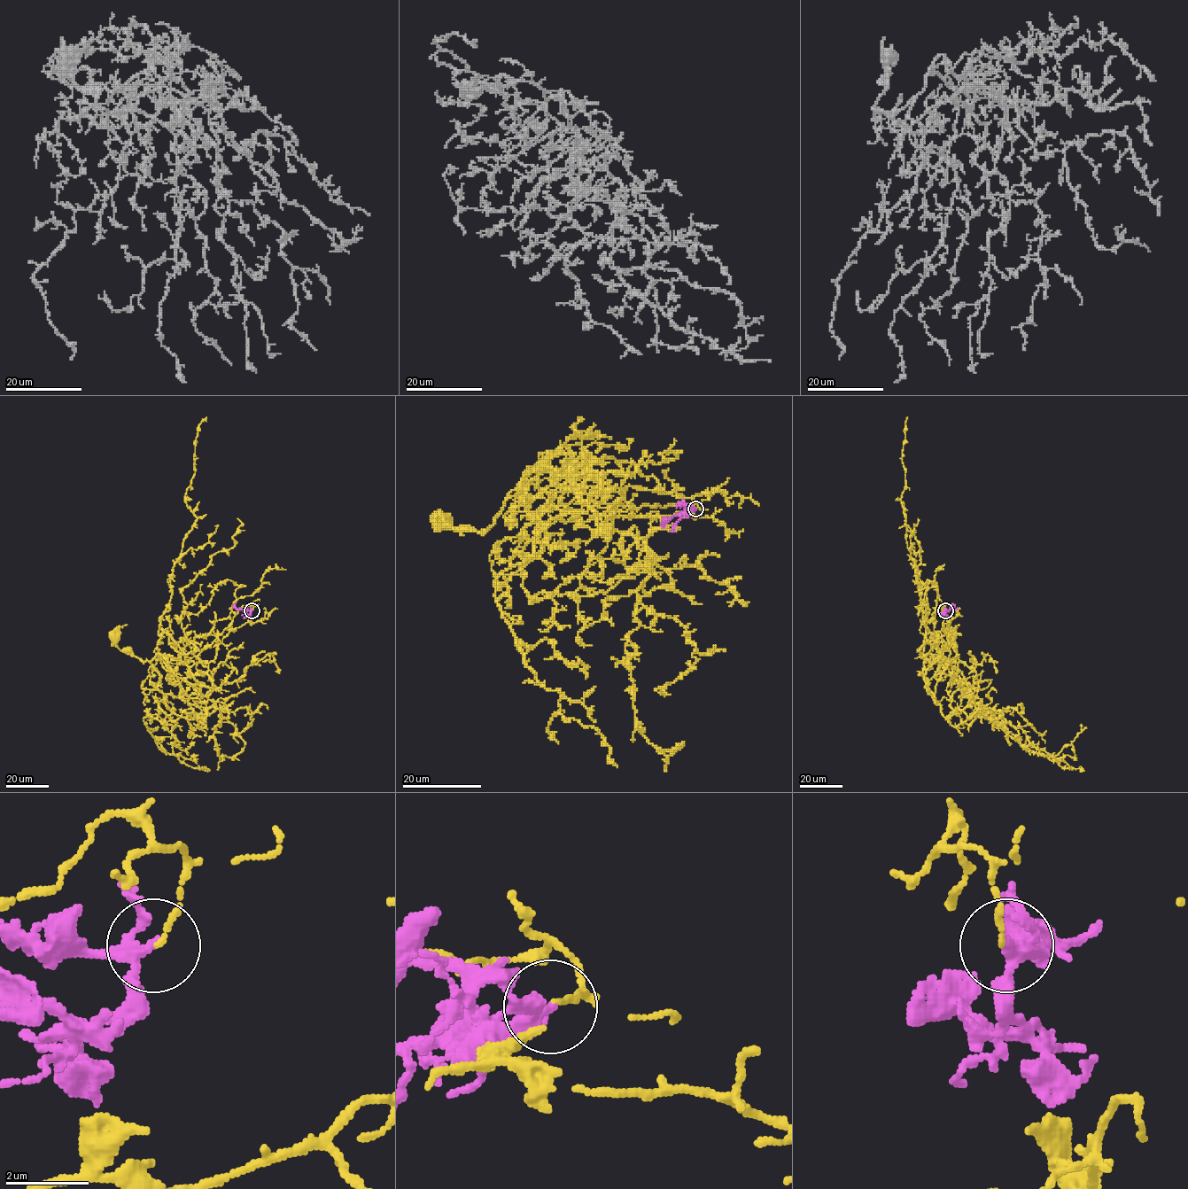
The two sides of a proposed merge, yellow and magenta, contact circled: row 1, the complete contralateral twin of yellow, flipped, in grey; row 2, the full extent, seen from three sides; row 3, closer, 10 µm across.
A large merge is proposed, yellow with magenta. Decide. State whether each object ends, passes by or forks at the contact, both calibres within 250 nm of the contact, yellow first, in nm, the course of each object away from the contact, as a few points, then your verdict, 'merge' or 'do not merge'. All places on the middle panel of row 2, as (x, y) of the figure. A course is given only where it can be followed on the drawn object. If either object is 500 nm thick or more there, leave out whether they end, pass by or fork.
yellow ends | magenta forks | 100/200 nm | yellow via (695, 508), (596, 502), (604, 485), (580, 476), (601, 475), (578, 486), (554, 469), (482, 532), (442, 519) | magenta via (695, 509), (678, 514), (662, 526) | do not merge

